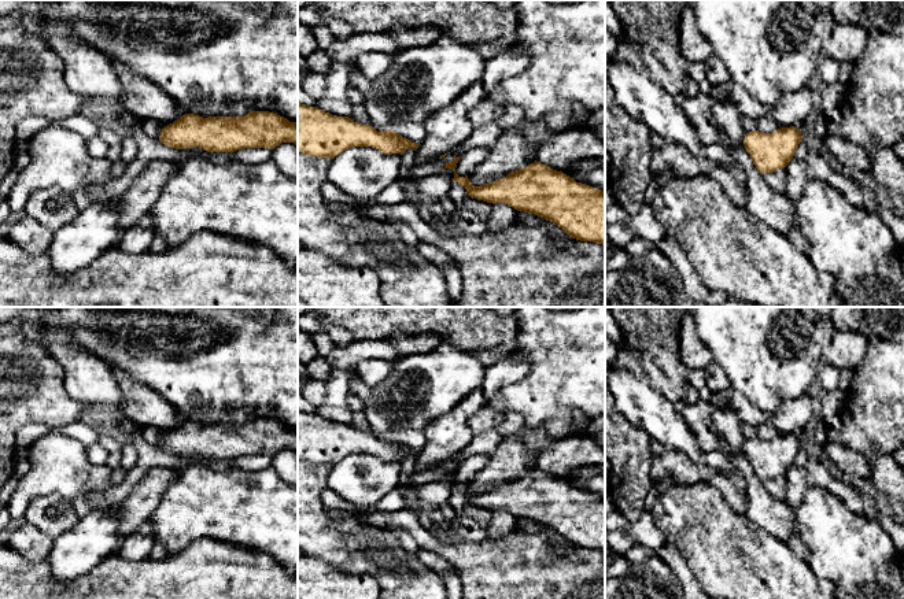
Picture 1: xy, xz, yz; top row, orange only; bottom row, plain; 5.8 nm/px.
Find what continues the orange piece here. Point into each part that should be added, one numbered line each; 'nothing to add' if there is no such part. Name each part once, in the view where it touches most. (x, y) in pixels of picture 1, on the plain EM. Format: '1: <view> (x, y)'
nothing to add

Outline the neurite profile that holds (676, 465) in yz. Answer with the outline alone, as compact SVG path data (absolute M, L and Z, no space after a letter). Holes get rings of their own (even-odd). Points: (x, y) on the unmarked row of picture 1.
M667 450L664 454L653 456L649 476L656 482L675 478L676 485L694 485L700 481L709 481L715 473L716 470L693 461L685 452Z

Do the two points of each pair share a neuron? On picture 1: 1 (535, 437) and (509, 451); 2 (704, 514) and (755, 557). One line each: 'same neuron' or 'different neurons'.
1: same neuron
2: same neuron

